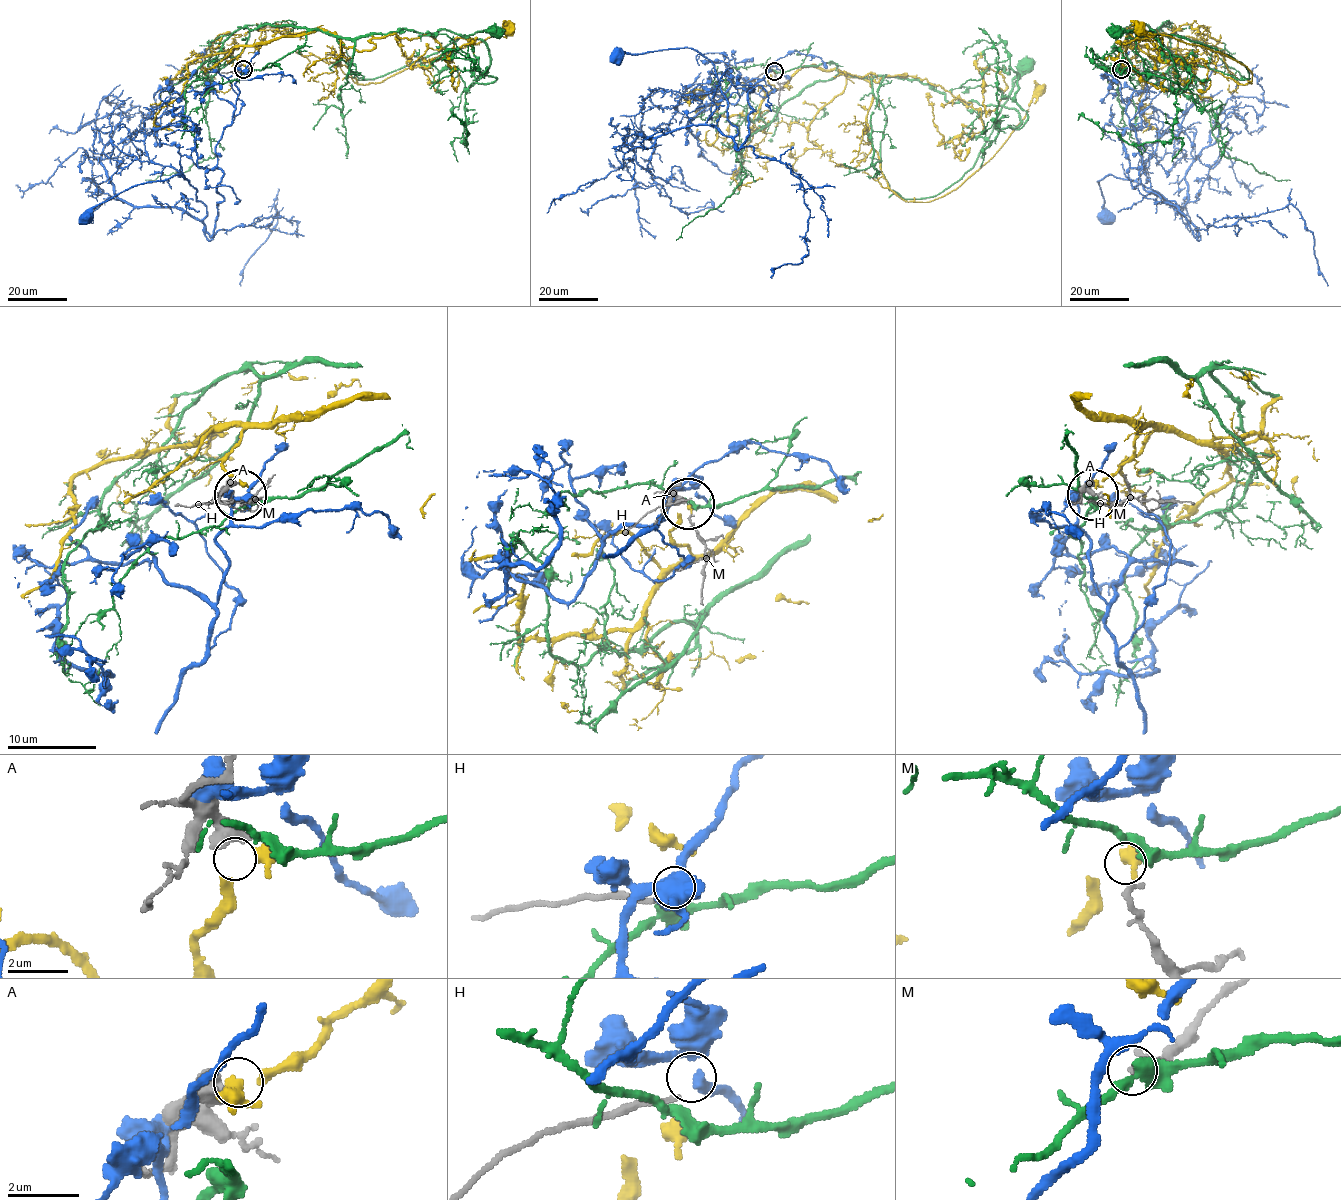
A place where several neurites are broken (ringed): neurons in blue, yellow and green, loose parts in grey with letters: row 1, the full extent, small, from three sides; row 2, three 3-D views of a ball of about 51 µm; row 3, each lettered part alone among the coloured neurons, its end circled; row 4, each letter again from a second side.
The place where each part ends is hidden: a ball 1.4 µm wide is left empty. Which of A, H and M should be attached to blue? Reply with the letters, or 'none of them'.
none of them

